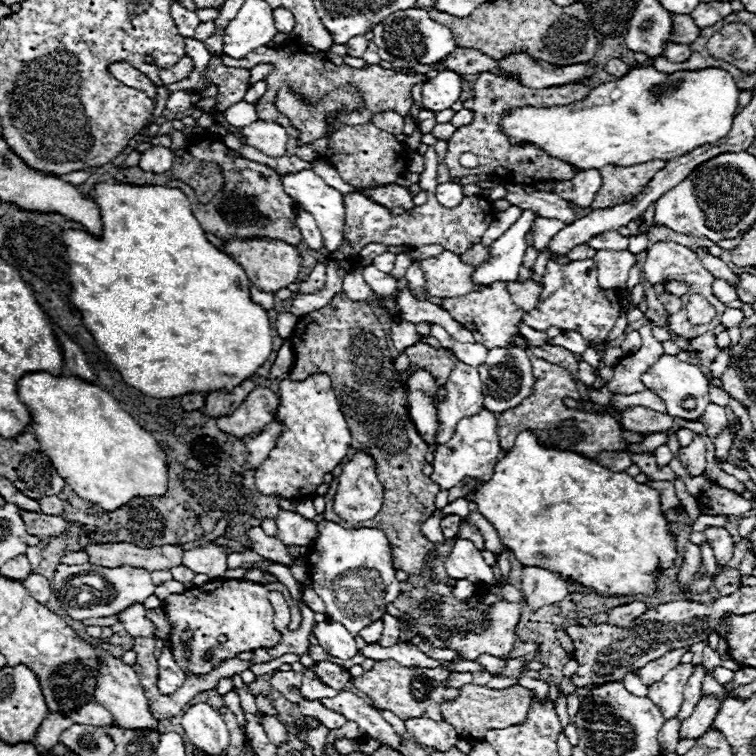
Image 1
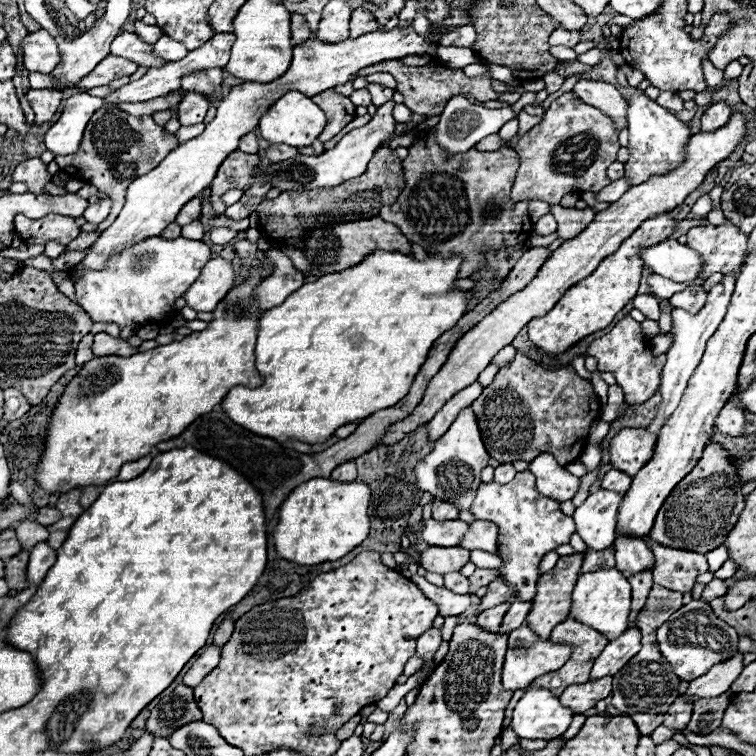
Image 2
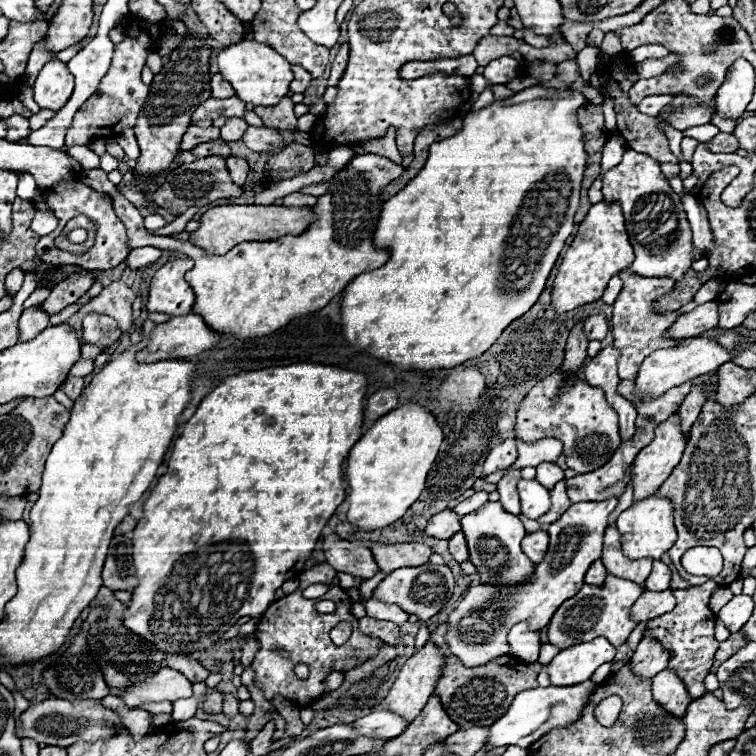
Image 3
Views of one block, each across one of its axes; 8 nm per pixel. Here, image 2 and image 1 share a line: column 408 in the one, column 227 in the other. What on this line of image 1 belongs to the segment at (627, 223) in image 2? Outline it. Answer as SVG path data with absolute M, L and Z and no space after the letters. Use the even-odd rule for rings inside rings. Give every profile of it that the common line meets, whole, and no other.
M256 386L230 416L216 418L216 424L220 430L242 438L246 434L258 432L264 424L270 424L278 404L278 396L270 388Z

